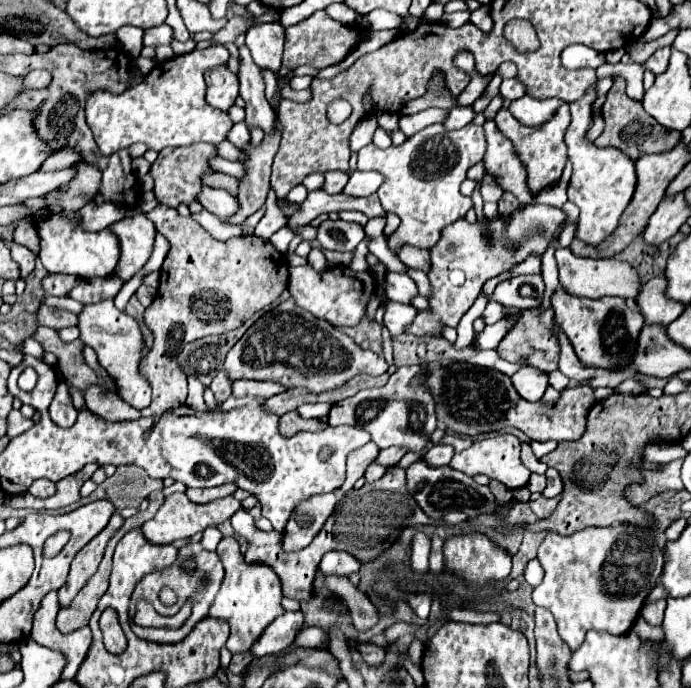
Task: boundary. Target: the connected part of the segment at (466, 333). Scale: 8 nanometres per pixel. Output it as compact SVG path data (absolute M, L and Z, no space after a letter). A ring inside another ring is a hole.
M480 292L476 301L467 311L467 313L461 318L456 328L457 339L454 343L455 348L462 349L471 344L475 336L473 322L481 316L488 302L489 301L485 295Z

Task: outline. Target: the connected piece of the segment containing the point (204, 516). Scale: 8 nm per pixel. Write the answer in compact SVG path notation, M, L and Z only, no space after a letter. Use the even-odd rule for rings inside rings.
M172 493L166 497L164 505L154 515L154 519L150 519L142 525L142 531L148 541L152 541L156 545L166 545L166 543L174 543L178 539L190 539L194 533L204 531L206 527L216 527L216 525L224 523L238 511L238 507L240 507L240 503L232 495L226 499L216 499L212 503L198 505L198 503L188 501L188 497L184 493Z

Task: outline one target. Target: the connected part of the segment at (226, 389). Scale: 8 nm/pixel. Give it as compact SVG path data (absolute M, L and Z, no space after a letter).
M224 369L214 377L210 389L214 391L214 397L218 401L224 401L224 399L228 399L232 395L232 381L228 381L228 373L224 373Z

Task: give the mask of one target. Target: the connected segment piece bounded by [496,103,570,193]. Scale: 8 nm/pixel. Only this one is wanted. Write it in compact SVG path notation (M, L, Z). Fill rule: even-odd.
M564 103L562 107L558 107L558 111L554 113L554 117L542 125L536 125L536 127L526 127L522 125L510 111L508 107L502 107L496 115L496 127L512 141L520 161L526 165L528 169L528 187L532 193L538 193L542 191L544 187L556 183L560 177L562 177L562 169L568 161L568 155L566 155L566 143L564 143L564 131L570 123L570 117L568 117L568 103Z

